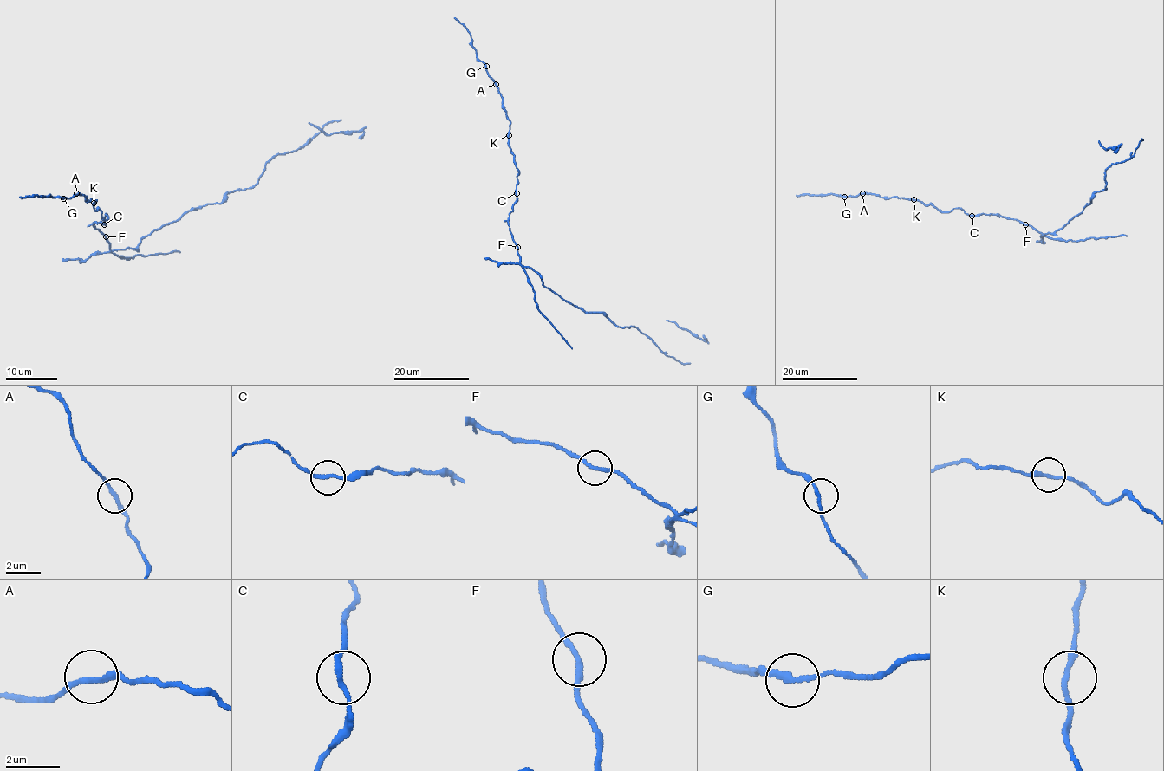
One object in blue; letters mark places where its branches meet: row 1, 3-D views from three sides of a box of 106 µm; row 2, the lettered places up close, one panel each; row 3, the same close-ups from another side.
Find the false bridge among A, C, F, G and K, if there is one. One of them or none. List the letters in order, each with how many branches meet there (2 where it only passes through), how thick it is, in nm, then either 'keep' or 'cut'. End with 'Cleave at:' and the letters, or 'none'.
A: 2 | 200 nm | keep
C: 2 | 180 nm | keep
F: 2 | 200 nm | cut
G: 2 | 200 nm | keep
K: 2 | 200 nm | keep
Cleave at: F

